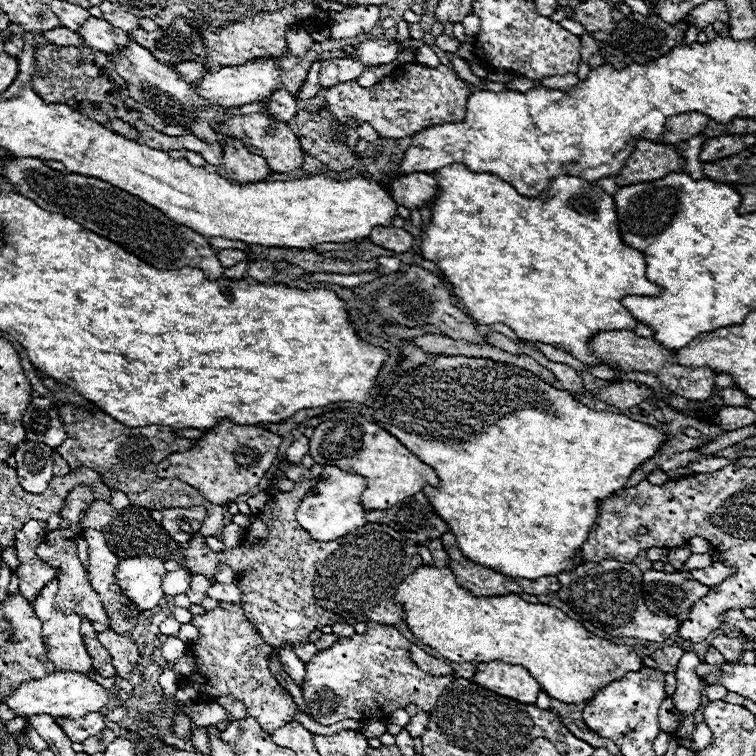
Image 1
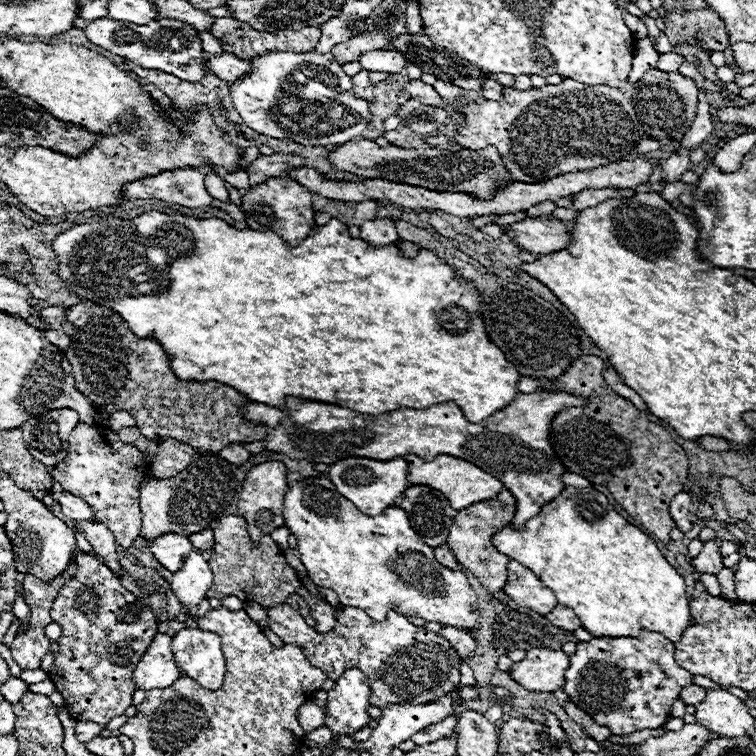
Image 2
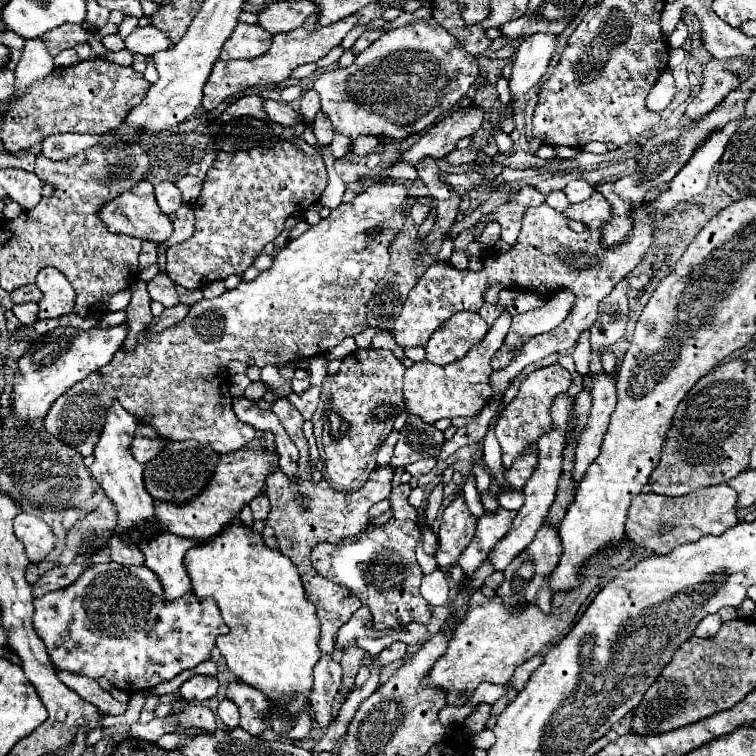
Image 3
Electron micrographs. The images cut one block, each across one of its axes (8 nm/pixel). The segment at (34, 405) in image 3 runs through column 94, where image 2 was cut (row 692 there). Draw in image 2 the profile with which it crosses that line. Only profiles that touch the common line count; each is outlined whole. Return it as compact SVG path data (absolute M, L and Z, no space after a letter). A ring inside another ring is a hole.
M356 668L346 670L336 680L336 686L328 692L324 706L324 726L328 726L334 736L352 736L372 720L366 712L366 708L370 706L368 700L370 686L364 674Z

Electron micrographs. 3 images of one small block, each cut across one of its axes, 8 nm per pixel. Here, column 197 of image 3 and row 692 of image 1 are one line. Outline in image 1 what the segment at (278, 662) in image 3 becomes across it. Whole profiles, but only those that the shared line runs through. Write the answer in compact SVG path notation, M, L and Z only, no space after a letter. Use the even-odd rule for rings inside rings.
M424 564L416 568L416 572L408 574L402 584L396 588L394 604L404 606L404 622L408 630L422 640L426 646L440 652L444 658L452 662L510 662L524 666L542 686L544 692L548 692L552 698L576 704L576 702L588 702L600 688L606 684L620 680L626 672L636 672L642 668L640 656L624 646L624 644L612 644L606 638L598 638L592 632L588 632L580 622L568 618L562 610L554 606L544 604L530 604L524 602L518 594L506 594L506 596L472 596L468 590L458 586L454 574L450 568L438 568Z

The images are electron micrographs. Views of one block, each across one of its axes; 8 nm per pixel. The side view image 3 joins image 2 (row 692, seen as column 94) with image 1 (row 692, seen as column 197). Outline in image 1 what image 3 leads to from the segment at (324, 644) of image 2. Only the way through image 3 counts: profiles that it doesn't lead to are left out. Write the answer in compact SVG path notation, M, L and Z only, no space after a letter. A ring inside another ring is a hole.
M368 622L366 634L354 634L340 638L332 648L320 650L306 664L306 682L302 686L304 700L310 706L312 718L320 724L336 724L342 720L386 720L394 710L418 704L424 712L432 712L442 690L452 682L452 676L428 676L410 660L410 642L394 628L386 624Z

